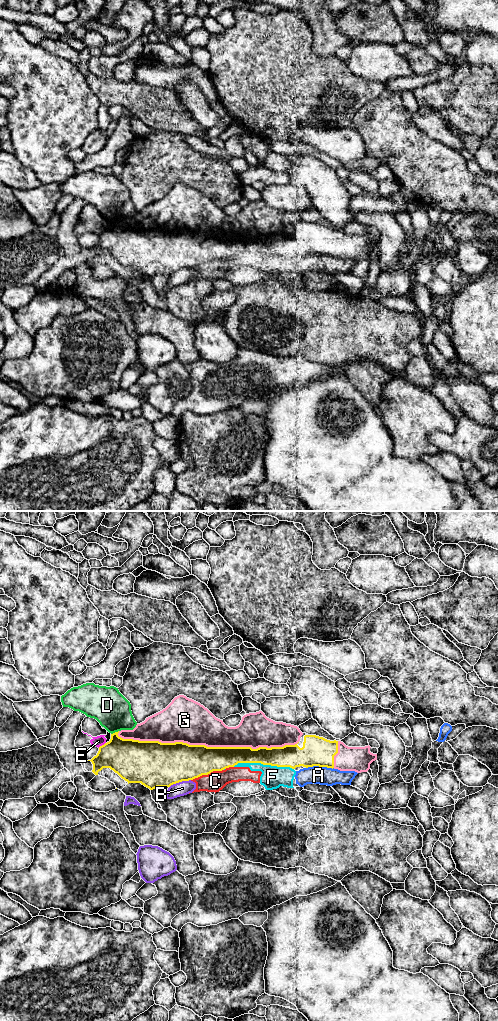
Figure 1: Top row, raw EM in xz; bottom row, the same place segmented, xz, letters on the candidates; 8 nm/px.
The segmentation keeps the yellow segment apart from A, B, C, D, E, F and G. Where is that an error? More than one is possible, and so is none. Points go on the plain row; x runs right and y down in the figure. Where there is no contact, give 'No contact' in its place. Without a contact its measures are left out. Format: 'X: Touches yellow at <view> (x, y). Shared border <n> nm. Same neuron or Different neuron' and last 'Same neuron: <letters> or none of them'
A: Touches yellow at xz (319, 254). Shared border 220 nm. Different neuron
B: Touches yellow at xz (179, 269). Shared border 190 nm. Different neuron
C: Touches yellow at xz (207, 262). Shared border 280 nm. Different neuron
D: Touches yellow at xz (115, 220). Shared border 70 nm. Different neuron
E: Touches yellow at xz (102, 233). Shared border 80 nm. Different neuron
F: Touches yellow at xz (263, 252). Shared border 480 nm. Different neuron
G: Touches yellow at xz (206, 234). Shared border 1450 nm. Same neuron
Same neuron: G

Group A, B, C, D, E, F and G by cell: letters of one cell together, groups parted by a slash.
A C F / B / D / E / G

